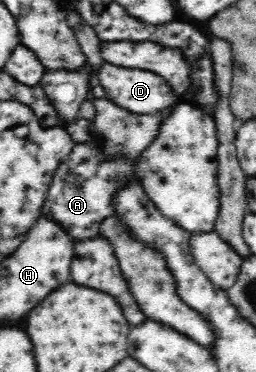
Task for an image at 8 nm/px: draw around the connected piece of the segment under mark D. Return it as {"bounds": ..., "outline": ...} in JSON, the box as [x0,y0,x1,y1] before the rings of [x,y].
{"bounds":[95,63,180,114],"outline":[[[104,63],[102,69],[98,70],[95,83],[102,86],[106,98],[133,114],[153,114],[166,107],[174,106],[180,100],[174,97],[172,87],[152,71],[124,69],[124,67],[114,67],[110,63]]]}

